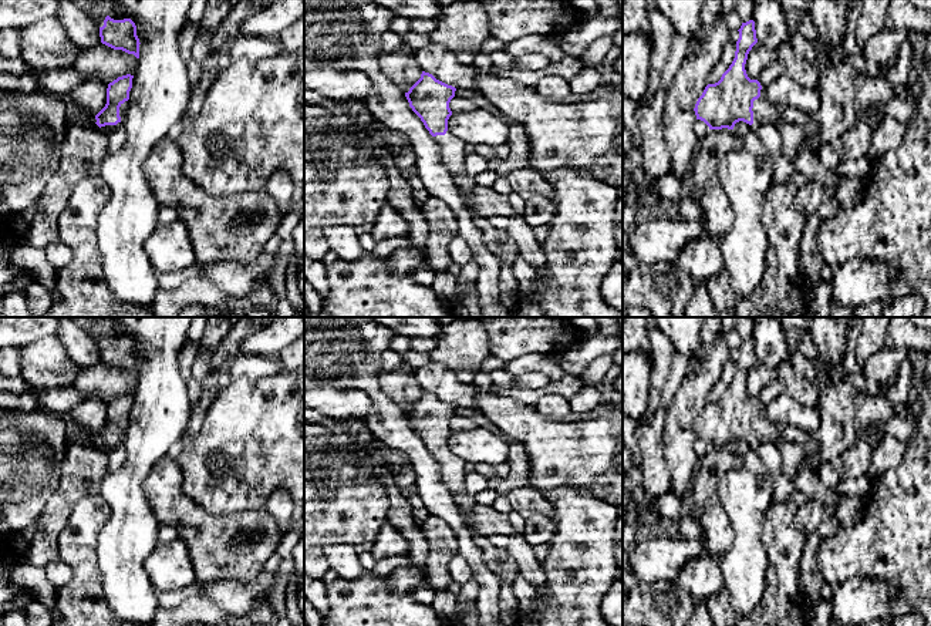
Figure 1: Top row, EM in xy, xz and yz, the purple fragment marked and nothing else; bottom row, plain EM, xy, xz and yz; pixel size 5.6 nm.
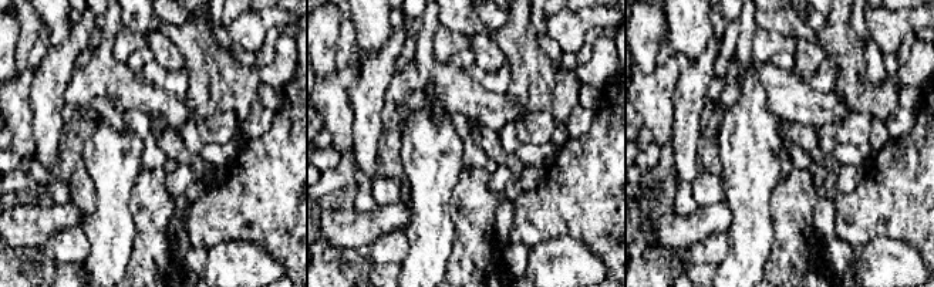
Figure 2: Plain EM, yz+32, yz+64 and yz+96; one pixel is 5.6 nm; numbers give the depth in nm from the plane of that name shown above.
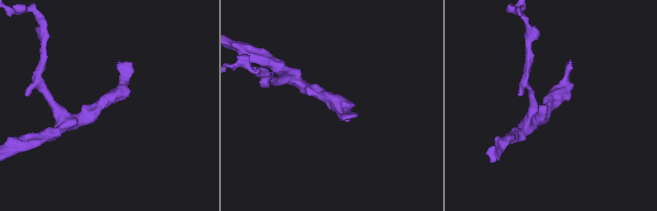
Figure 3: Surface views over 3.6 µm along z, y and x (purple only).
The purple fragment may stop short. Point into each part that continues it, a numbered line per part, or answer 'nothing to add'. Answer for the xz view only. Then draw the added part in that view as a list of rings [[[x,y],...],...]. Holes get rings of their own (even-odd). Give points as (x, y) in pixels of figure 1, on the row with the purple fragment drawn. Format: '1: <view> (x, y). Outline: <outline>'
1: xz (452, 151). Outline: [[[449,129],[445,135],[434,137],[434,141],[439,148],[441,159],[452,175],[459,192],[470,192],[475,188],[475,182],[465,172],[466,144],[456,138]]]

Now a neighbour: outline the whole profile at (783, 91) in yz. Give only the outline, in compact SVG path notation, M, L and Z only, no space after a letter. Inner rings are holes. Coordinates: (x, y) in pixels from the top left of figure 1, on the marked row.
M786 75L762 87L760 95L773 104L795 107L810 115L816 114L820 107L820 87L802 87Z

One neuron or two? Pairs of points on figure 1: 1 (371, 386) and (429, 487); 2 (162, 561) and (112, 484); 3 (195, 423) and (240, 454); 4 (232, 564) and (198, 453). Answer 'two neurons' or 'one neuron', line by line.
1: one neuron
2: two neurons
3: two neurons
4: two neurons

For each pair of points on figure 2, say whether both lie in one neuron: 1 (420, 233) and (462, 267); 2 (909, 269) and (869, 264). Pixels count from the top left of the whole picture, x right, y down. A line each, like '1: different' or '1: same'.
1: different
2: same

